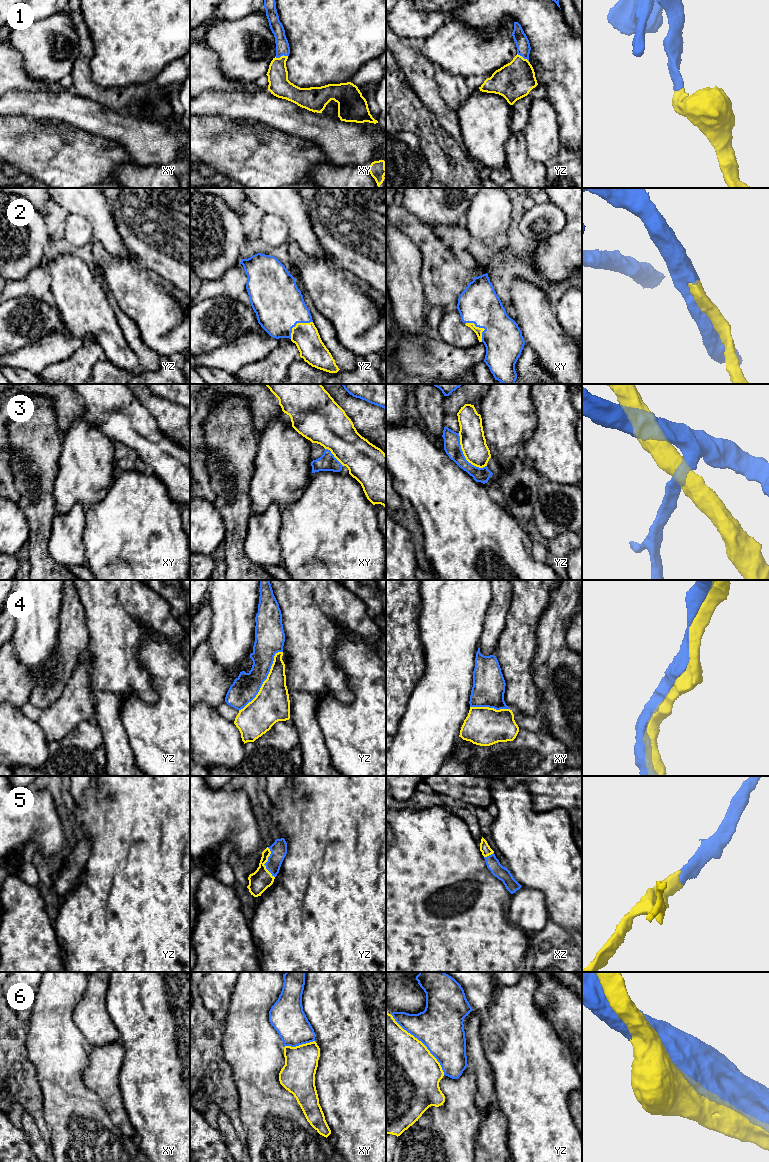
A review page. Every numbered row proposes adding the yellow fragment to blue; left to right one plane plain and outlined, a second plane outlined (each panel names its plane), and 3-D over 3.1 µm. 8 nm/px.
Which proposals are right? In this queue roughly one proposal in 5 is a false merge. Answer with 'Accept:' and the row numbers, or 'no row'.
Accept: 1, 2, 4, 5, 6

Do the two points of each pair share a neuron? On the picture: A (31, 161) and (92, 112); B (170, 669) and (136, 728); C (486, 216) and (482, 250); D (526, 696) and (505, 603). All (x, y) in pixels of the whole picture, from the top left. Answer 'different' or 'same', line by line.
A: different
B: same
C: same
D: different

